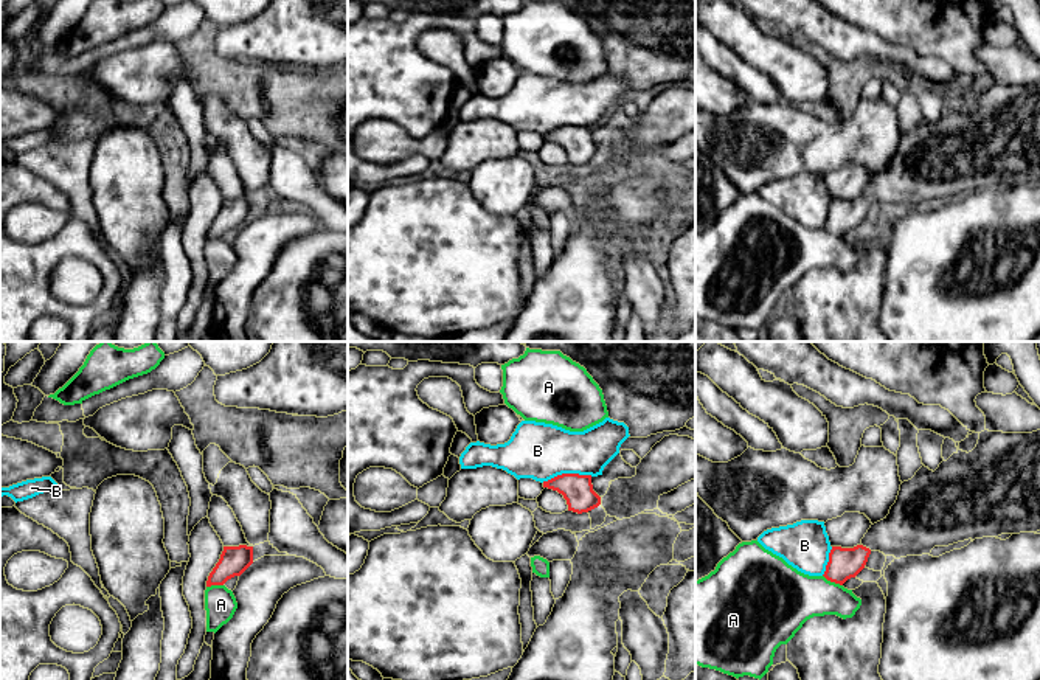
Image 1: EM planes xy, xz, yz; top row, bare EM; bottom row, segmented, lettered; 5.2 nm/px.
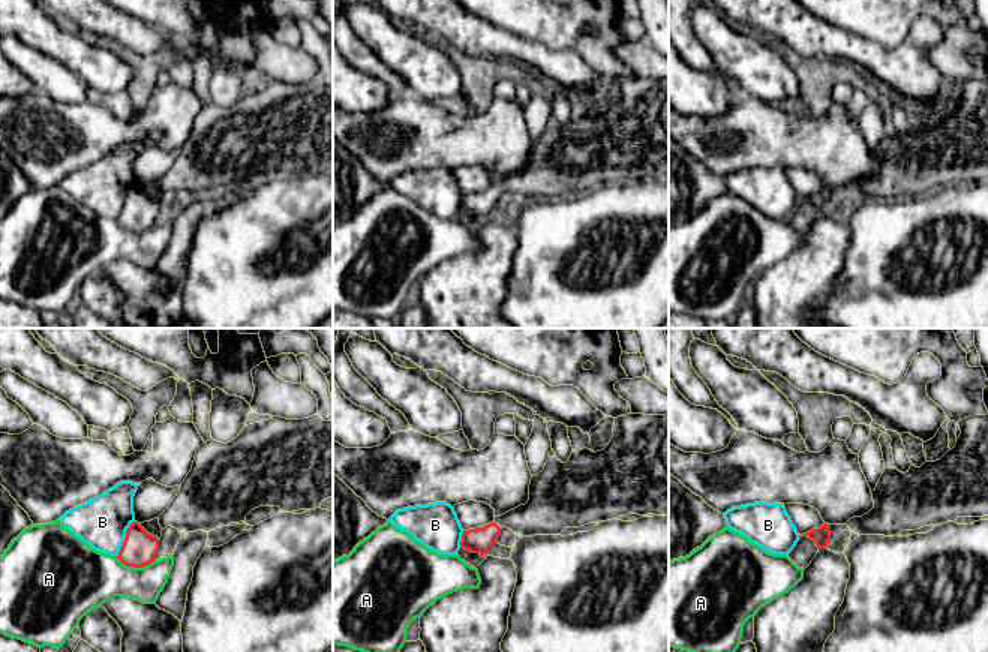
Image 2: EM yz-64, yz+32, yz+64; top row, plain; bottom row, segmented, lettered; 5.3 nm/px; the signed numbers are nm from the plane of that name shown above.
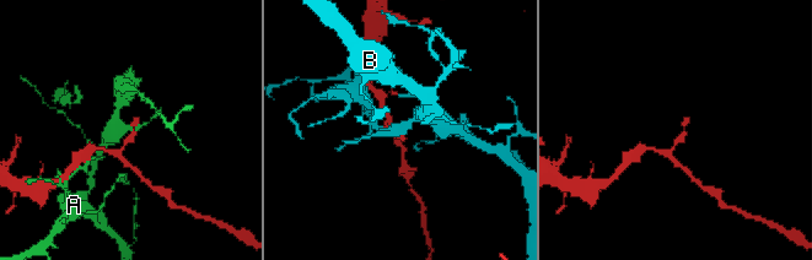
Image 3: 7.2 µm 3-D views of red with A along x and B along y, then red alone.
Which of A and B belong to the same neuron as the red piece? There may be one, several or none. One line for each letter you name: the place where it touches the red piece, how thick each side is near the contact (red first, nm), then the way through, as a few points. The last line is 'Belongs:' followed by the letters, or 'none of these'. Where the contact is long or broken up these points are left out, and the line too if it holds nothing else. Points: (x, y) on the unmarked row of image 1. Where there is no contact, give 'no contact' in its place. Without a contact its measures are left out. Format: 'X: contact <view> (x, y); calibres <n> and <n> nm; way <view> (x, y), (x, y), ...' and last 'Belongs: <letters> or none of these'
Belongs: none of these

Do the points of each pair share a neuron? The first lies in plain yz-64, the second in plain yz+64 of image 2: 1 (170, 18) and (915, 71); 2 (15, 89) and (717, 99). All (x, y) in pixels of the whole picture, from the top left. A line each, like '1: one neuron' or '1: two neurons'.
1: two neurons
2: one neuron

